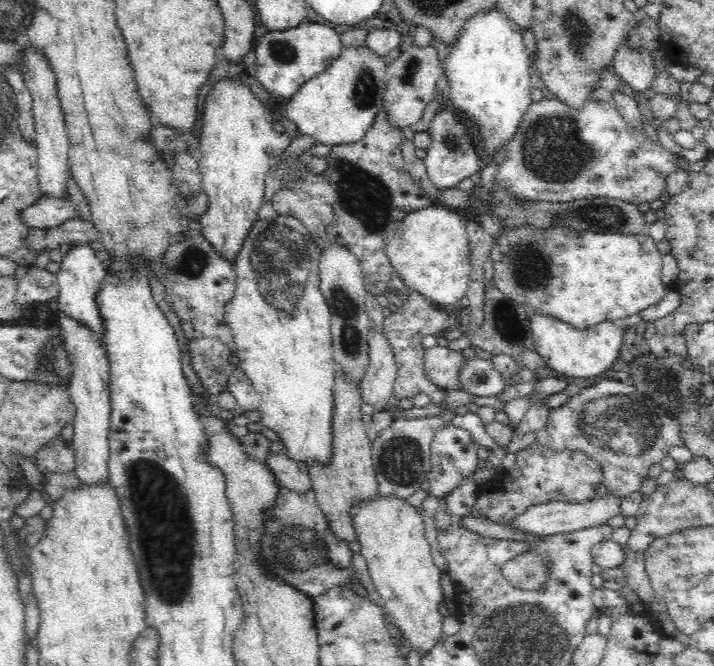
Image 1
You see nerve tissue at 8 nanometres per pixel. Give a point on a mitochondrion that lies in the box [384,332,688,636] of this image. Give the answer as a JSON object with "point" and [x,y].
{"point":[602,424]}

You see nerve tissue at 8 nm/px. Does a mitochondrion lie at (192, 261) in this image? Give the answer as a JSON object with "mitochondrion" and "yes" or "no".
{"mitochondrion":"yes"}

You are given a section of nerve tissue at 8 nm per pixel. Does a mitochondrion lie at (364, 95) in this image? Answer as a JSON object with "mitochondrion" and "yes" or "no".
{"mitochondrion":"yes"}

